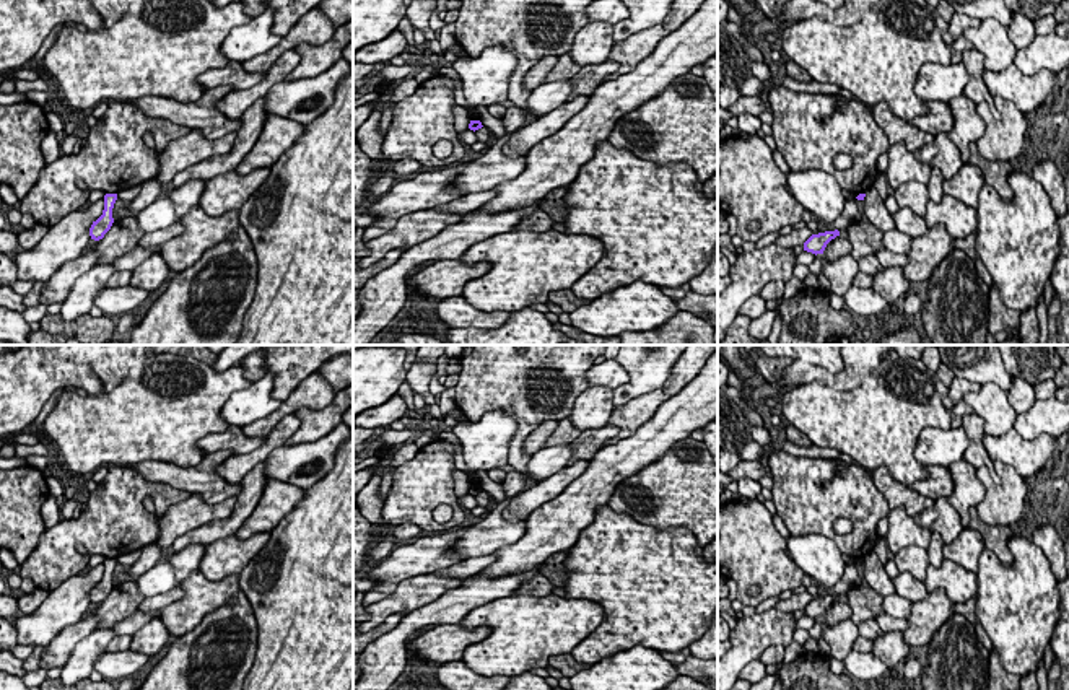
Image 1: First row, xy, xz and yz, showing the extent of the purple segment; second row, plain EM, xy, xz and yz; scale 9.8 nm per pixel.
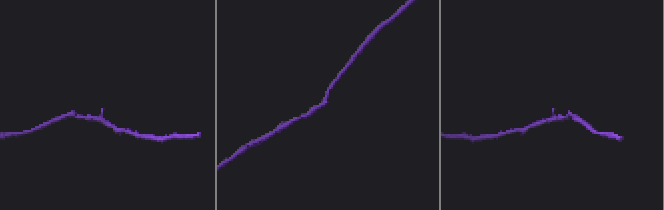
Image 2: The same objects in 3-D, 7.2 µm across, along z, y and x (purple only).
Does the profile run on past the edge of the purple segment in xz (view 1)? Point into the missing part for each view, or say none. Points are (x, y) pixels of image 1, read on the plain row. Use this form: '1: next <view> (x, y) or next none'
1: next none

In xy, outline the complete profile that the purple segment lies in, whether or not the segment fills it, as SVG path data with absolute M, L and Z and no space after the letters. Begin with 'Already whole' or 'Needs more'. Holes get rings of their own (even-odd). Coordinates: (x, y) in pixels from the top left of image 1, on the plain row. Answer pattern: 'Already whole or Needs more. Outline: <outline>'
Already whole. Outline: M117 558L104 560L103 579L96 586L93 586L93 589L89 592L91 604L99 605L111 594L111 591L114 587L112 573L114 573L116 565L117 565Z

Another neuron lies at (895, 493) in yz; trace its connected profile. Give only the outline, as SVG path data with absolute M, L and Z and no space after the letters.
M885 465L877 467L870 472L872 483L880 491L880 495L887 500L888 509L895 509L903 504L906 513L914 518L921 514L927 508L934 508L934 500L923 496L910 485L903 485L897 482L887 470Z

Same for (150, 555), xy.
M148 544L142 548L140 558L129 568L127 574L132 578L140 578L150 568L153 568L161 558L163 548L159 545Z

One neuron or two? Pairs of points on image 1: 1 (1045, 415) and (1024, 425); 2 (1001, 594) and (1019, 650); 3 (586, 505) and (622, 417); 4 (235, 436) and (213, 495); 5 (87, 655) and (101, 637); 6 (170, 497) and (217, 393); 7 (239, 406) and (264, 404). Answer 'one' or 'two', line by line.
1: one
2: one
3: two
4: two
5: one
6: two
7: one

